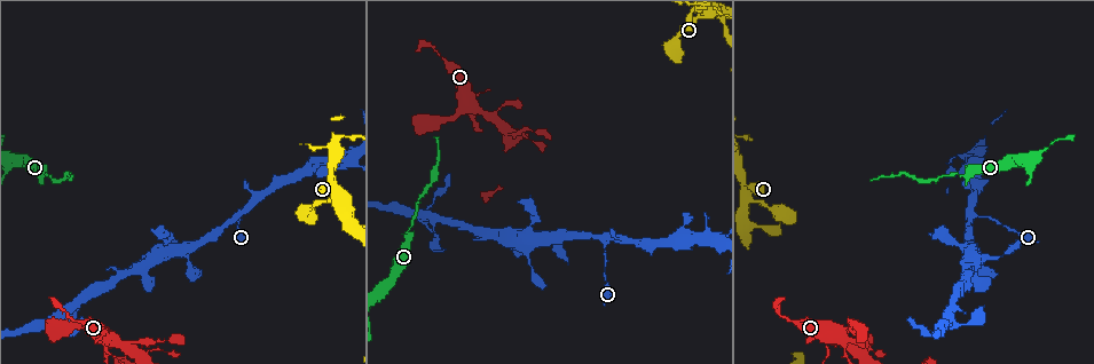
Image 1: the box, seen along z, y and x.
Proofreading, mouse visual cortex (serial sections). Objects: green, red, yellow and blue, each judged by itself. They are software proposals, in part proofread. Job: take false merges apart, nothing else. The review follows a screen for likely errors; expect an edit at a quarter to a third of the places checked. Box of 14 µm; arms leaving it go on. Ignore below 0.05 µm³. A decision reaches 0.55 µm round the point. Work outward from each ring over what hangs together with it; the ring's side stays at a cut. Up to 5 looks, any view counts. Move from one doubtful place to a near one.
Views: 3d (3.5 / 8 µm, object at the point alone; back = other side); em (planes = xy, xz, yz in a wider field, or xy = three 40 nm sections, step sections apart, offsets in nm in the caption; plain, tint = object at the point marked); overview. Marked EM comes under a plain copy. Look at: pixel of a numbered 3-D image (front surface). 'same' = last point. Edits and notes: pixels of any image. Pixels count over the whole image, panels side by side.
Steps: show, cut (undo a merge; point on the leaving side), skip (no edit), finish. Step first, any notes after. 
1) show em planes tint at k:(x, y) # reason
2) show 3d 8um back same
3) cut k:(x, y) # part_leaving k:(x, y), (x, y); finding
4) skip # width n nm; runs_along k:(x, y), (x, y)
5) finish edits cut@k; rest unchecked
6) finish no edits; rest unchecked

show 3d 3.5um at 1:(963, 178) # thick turns thin

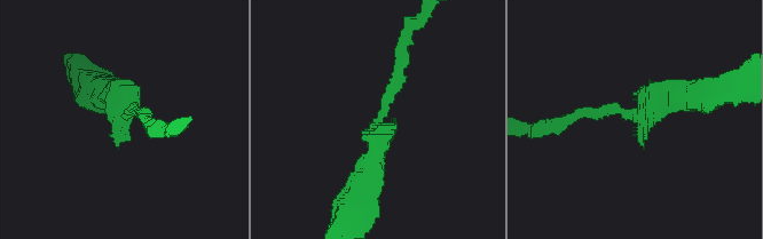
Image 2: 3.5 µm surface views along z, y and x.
show em xy step 1 tint at 2:(123, 114) # arm_widths 150, 350 nm

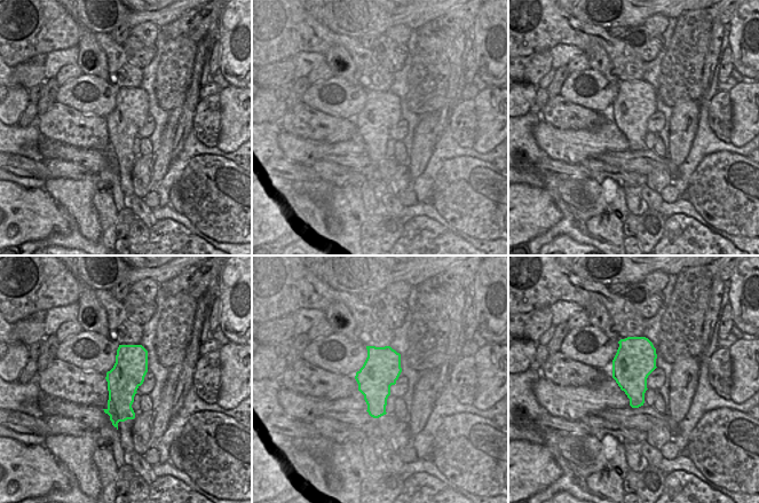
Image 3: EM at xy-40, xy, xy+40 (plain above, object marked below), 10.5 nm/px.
show em planes tint same # cut it another way

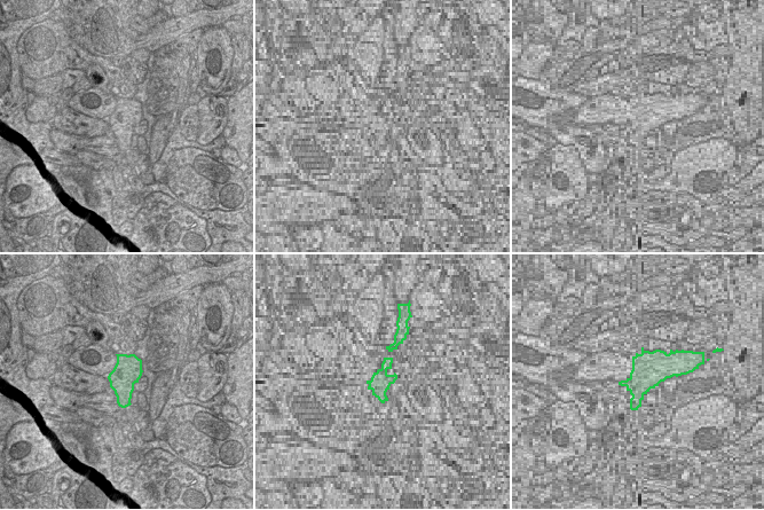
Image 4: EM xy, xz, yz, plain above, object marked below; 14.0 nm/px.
skip # width 400 nm; runs_along 2:(364, 188), (402, 55); continuous, no second cell

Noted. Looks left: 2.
show 3d 3.5um at 1:(509, 237) # arms part here

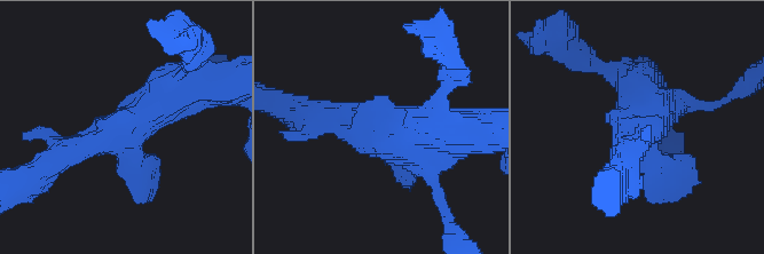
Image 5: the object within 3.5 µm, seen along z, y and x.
show em xy step 5 tint at 5:(376, 125)

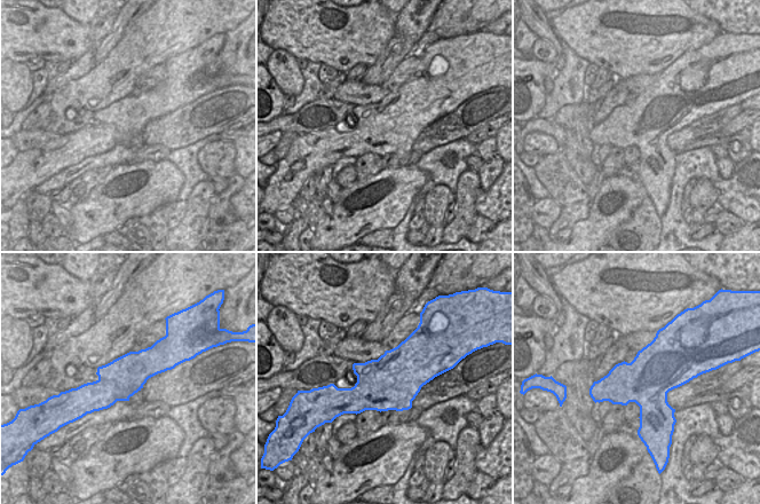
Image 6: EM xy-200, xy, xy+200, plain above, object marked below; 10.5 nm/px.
skip # arm_widths 350, 350, 600 nm; runs_along 5:(181, 87), (121, 132), (54, 160); continuous, no second cell

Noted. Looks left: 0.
finish no edits; rest unchecked

